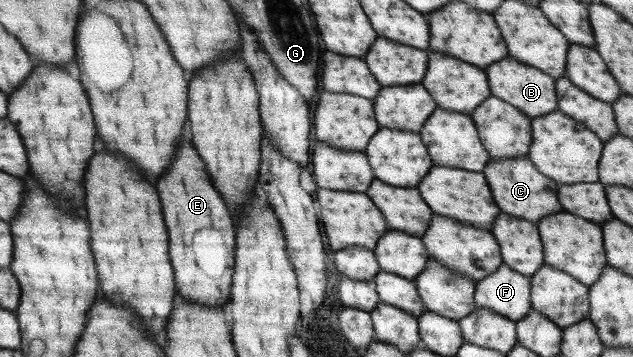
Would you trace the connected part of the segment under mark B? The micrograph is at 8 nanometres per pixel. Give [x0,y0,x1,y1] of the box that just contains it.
[484,57,557,120]

